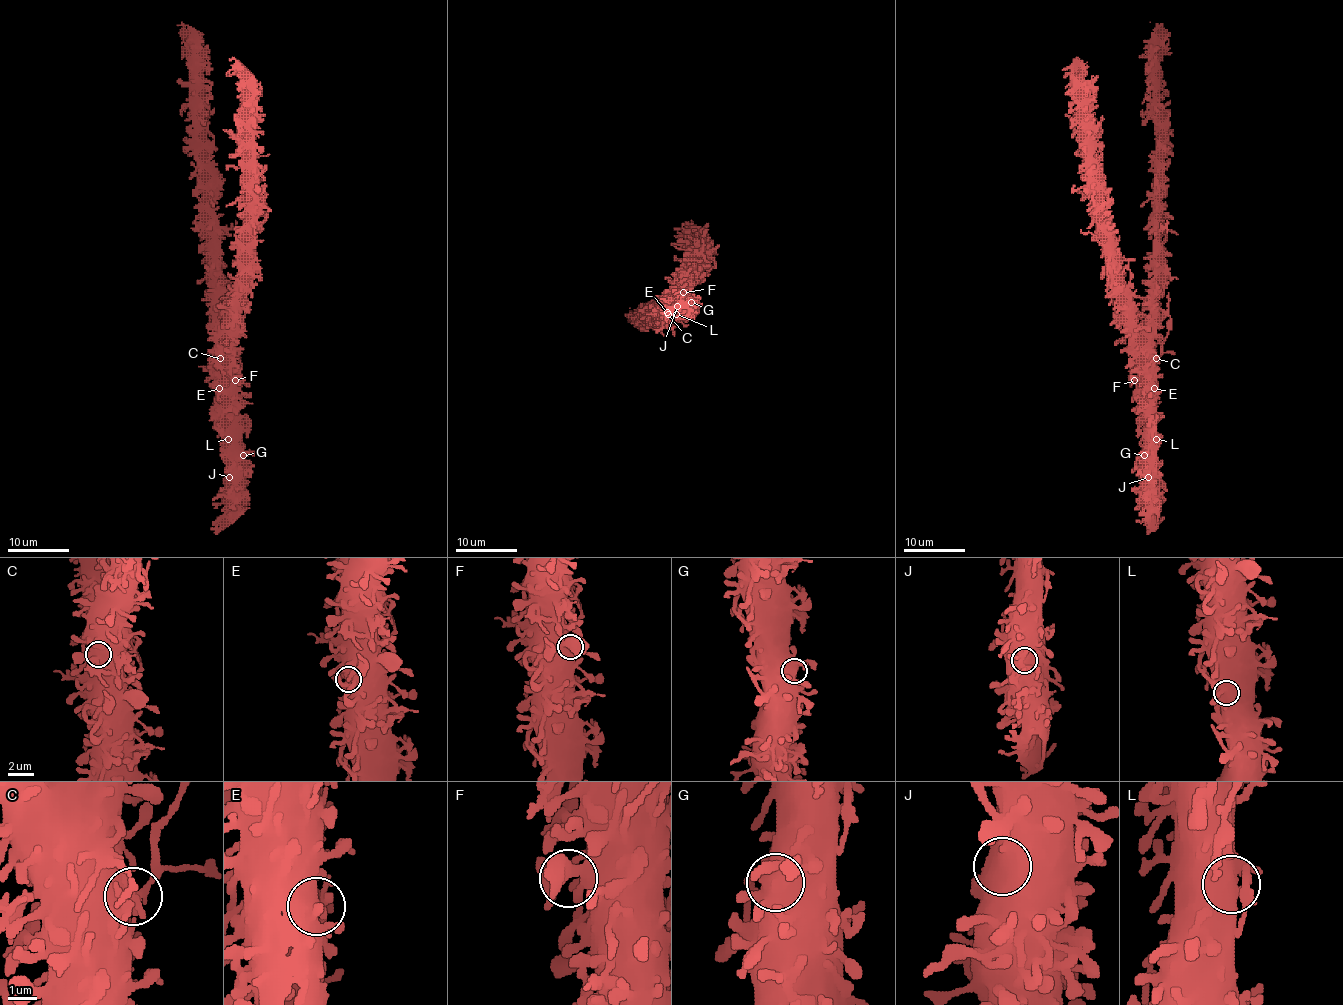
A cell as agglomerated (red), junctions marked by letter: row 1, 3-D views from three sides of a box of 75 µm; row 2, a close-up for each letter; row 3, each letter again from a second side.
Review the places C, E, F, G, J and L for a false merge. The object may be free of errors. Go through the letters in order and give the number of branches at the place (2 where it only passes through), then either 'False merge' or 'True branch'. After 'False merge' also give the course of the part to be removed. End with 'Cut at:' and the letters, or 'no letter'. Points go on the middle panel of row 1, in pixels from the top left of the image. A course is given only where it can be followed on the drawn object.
C: Branches: 3. False merge. Course of the part to remove: (668, 314), (668, 328), (676, 326), (671, 326)
E: Branches: 3. True branch
F: Branches: 2. True branch
G: Branches: 4. True branch
J: Branches: 1. True branch
L: Branches: 3. True branch
Cut at: C

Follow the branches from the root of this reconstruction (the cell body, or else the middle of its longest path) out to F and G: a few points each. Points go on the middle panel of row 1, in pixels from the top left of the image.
F: (668, 308), (683, 292)
G: (668, 308), (685, 308), (691, 302)

